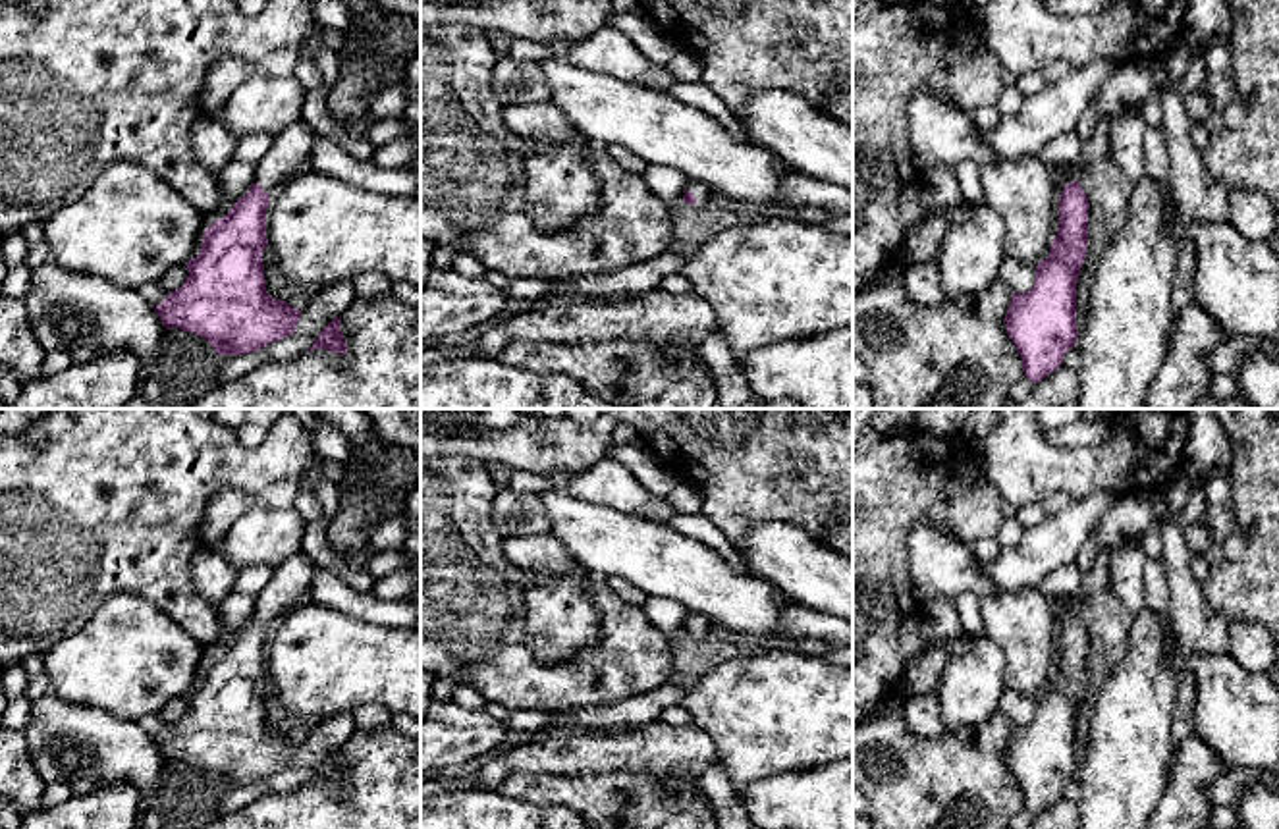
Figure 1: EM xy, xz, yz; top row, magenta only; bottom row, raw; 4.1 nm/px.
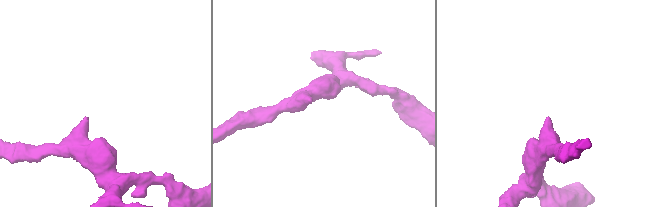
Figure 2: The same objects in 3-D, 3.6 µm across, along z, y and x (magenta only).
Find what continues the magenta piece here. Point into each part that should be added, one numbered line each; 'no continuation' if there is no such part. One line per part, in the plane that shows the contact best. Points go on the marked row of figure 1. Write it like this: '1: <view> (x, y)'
1: yz (1067, 174)

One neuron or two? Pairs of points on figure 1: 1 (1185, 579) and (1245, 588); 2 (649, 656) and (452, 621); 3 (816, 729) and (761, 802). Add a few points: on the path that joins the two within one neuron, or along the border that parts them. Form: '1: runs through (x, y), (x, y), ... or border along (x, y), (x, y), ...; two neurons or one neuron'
1: border along (1200, 585), (1202, 596), (1229, 619); two neurons
2: runs through (600, 673), (514, 675), (500, 662); one neuron
3: border along (826, 764), (815, 770), (772, 774), (739, 789); two neurons

